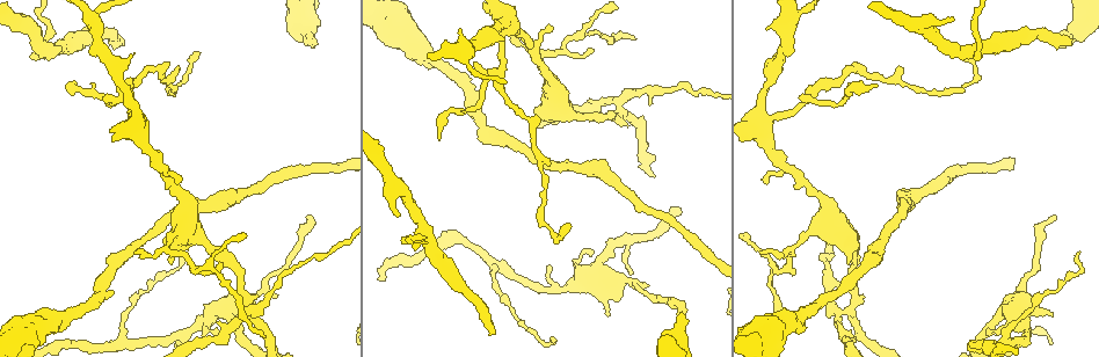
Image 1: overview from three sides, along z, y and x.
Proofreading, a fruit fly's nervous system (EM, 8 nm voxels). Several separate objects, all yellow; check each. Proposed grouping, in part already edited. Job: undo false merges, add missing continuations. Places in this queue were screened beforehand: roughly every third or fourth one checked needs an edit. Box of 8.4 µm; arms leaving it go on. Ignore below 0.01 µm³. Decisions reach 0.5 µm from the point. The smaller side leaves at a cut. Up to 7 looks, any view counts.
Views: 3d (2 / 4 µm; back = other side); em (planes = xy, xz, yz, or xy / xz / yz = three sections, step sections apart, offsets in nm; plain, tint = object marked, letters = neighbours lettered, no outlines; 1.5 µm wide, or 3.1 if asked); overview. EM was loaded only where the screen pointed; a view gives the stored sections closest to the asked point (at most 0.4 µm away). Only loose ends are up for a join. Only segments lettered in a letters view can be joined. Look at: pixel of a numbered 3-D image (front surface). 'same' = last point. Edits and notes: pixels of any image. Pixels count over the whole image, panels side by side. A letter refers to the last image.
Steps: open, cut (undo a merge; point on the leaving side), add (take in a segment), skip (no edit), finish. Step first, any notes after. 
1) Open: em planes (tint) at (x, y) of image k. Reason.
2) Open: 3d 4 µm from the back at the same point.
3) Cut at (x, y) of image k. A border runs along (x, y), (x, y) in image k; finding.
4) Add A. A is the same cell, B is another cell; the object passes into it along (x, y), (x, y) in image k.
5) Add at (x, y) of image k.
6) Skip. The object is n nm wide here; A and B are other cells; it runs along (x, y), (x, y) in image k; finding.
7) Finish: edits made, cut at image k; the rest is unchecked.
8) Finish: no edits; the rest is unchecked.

Open: em planes (letters) at (1070, 38) of image 1. Free end.

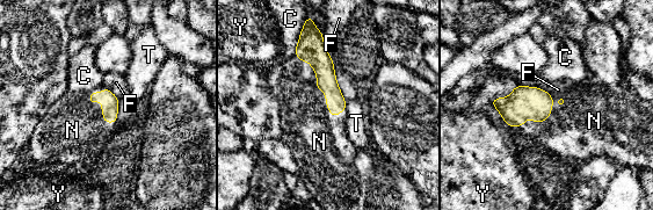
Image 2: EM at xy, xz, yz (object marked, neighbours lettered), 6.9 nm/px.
Add N. N is the same cell, C, F, T and Y are other cells; the object passes into it along (109, 107), (102, 104), (75, 129) in image 2; the neuron continues.

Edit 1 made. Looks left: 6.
Open: 3d 2 µm at (680, 312) of image 1. An open end.

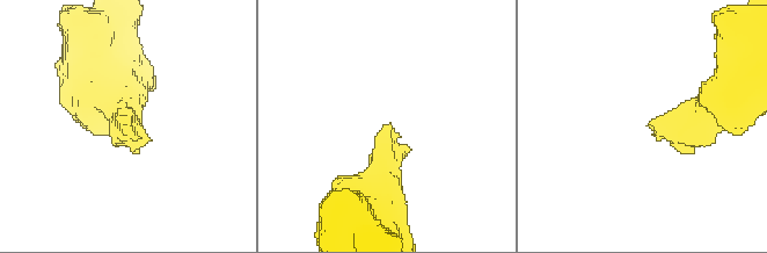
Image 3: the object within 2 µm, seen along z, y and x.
Open: em xz step 4 (letters) at (653, 119) of image 3.

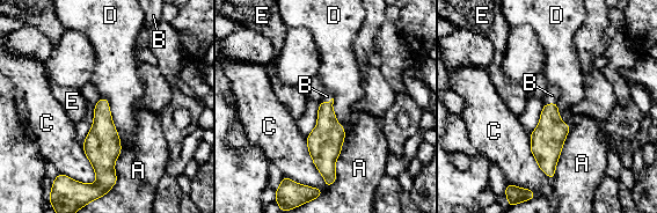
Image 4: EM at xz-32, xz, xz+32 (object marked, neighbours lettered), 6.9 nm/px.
Open: em planes (letters) at the same point.

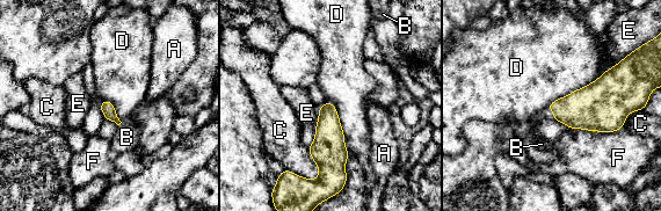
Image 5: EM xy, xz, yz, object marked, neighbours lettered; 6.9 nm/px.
Add B. B is the same cell, A, C, D, E and F are other cells; it goes on there.

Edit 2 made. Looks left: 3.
Open: overview. See it whole again.

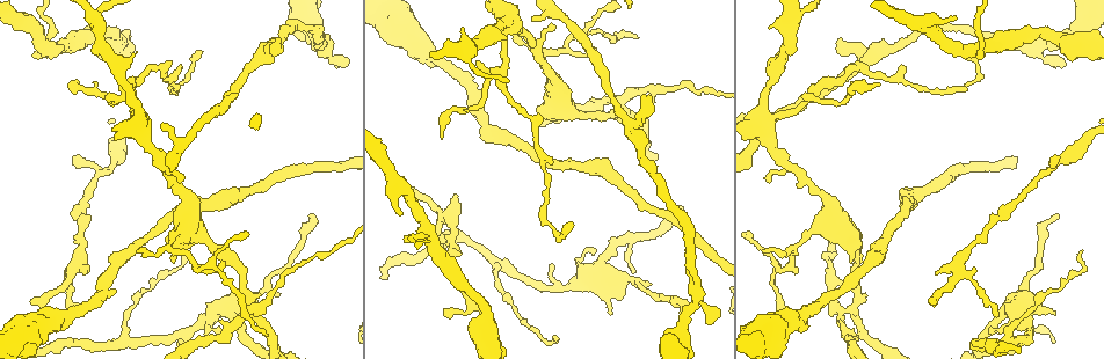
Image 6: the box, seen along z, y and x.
Open: 3d 4 µm at (86, 273) of image 6. An open end.

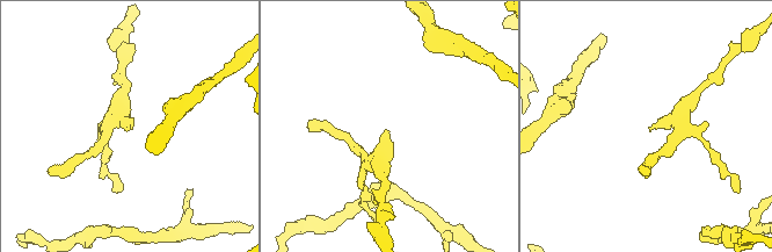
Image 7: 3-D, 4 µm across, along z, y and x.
Open: em planes (letters) at (386, 131) of image 7.

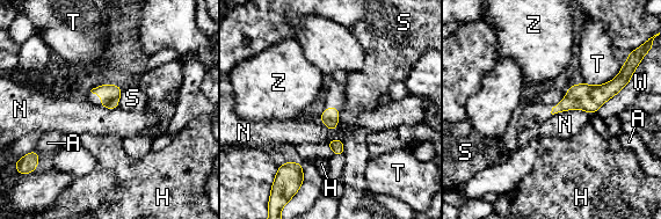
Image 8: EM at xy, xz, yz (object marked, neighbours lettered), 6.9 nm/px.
Skip. A, H, N, S, T, W and Z are other cells; no lettered segment goes on from it.

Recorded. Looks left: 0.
Finish: edits made, add at image 2, add at image 5; the rest is unchecked.

